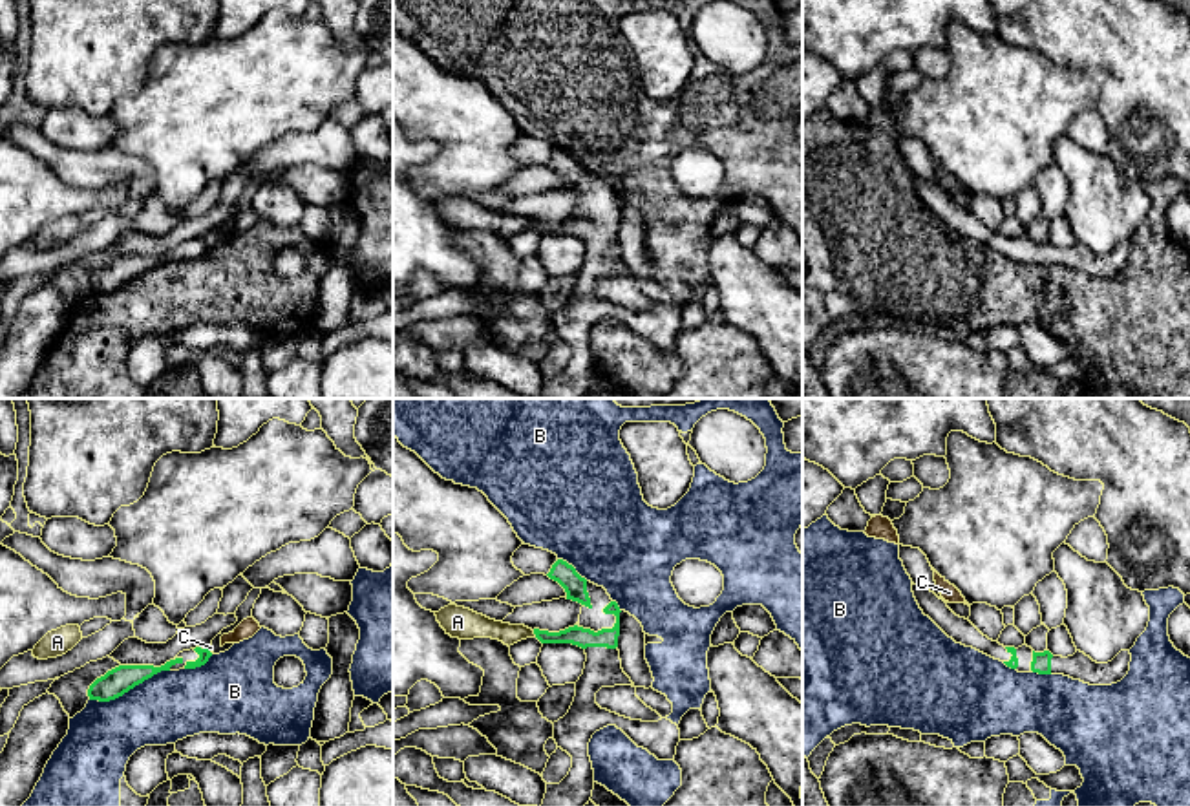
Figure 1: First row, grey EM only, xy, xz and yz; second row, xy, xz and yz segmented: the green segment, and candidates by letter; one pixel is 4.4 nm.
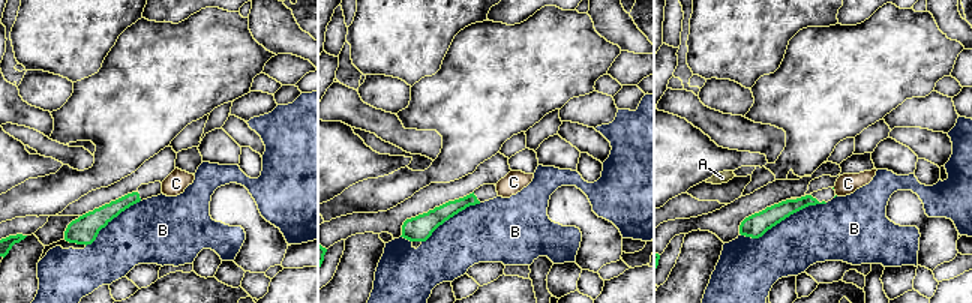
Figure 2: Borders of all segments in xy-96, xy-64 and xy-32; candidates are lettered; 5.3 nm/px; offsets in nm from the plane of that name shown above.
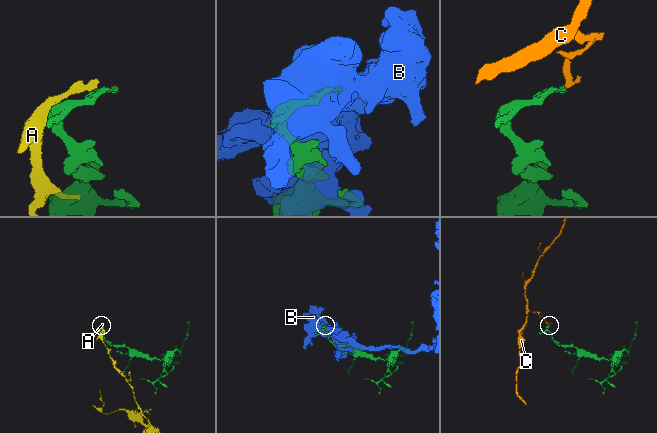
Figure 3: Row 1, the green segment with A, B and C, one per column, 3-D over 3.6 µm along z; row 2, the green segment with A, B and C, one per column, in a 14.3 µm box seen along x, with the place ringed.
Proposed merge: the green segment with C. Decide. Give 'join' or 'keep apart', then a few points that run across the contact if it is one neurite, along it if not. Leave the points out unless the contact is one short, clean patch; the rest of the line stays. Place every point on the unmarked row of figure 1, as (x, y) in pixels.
keep apart; line xy (209, 238), (212, 243)

